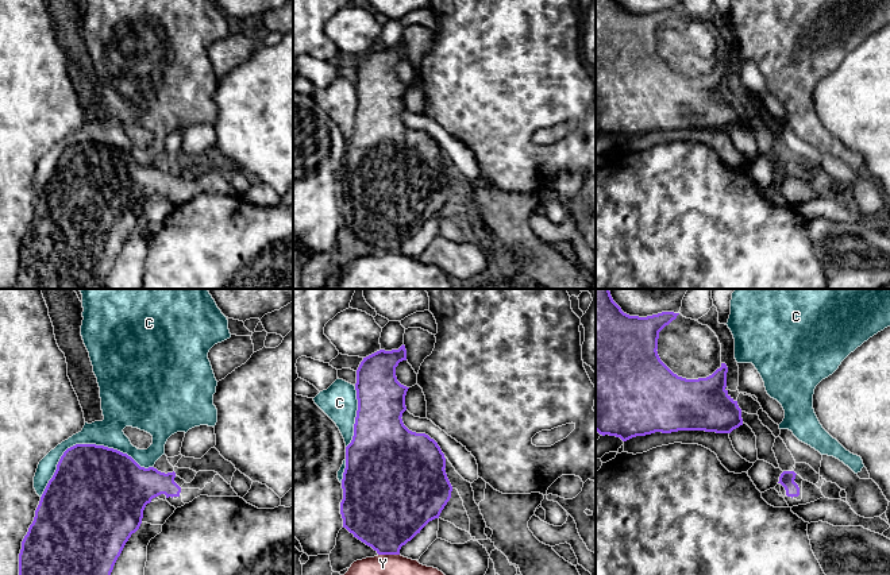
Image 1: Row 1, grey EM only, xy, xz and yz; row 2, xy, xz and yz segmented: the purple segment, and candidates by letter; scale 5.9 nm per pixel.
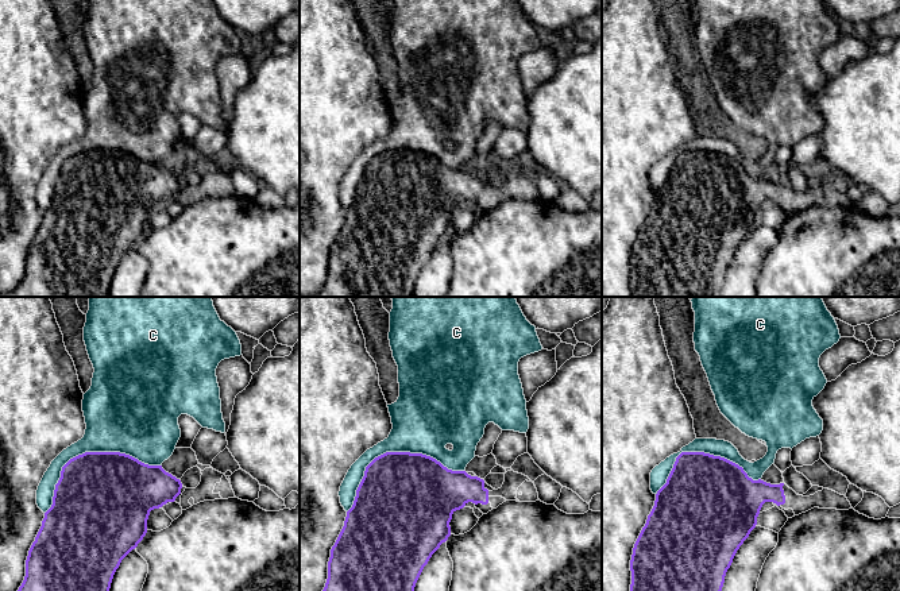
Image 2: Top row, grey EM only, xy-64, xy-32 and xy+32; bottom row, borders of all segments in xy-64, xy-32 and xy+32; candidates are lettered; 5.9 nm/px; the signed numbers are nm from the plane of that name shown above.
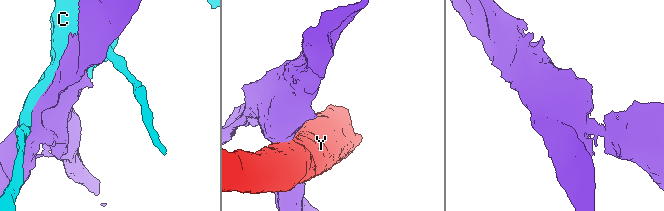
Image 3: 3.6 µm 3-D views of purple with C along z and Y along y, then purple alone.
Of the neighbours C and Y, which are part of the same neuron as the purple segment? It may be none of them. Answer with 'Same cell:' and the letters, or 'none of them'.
Same cell: none of them

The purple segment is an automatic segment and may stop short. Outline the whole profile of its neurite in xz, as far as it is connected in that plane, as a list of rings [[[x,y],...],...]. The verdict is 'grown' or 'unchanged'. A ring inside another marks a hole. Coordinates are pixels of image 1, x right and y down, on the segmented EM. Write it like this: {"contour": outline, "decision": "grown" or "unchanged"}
{"contour": [[[402,344],[398,350],[379,350],[361,362],[357,370],[358,410],[354,436],[346,447],[346,468],[342,479],[343,499],[340,514],[343,528],[358,540],[371,547],[378,555],[400,555],[400,549],[411,541],[432,520],[439,518],[451,498],[452,486],[446,474],[446,458],[438,443],[425,433],[409,431],[402,422],[407,410],[405,395],[409,387],[396,377],[396,367],[407,360]]], "decision": "unchanged"}

